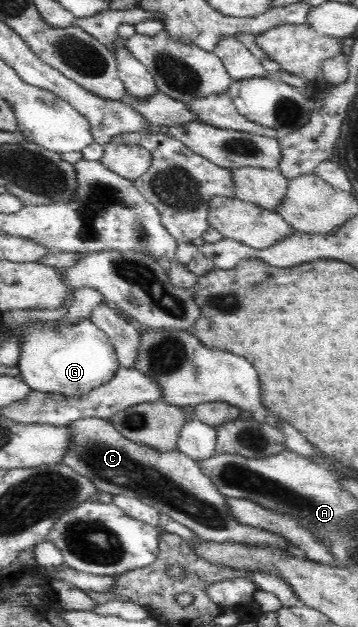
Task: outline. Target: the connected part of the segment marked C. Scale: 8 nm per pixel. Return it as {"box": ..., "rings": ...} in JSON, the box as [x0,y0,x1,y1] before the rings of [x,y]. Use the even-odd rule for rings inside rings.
{"box":[62,418,307,559],"rings":[[[99,418],[82,419],[68,427],[71,427],[71,445],[68,446],[62,465],[72,467],[79,475],[88,477],[96,484],[98,491],[134,496],[155,507],[161,514],[168,514],[174,521],[192,529],[202,541],[277,547],[288,557],[307,559],[306,553],[282,535],[236,520],[226,504],[226,496],[202,473],[199,463],[181,451],[160,451],[132,442],[124,438],[111,421]]]}

